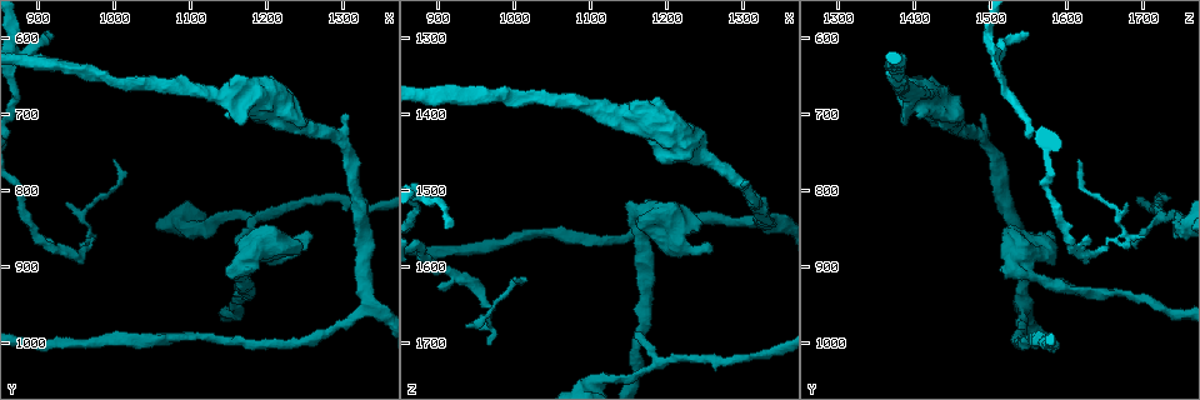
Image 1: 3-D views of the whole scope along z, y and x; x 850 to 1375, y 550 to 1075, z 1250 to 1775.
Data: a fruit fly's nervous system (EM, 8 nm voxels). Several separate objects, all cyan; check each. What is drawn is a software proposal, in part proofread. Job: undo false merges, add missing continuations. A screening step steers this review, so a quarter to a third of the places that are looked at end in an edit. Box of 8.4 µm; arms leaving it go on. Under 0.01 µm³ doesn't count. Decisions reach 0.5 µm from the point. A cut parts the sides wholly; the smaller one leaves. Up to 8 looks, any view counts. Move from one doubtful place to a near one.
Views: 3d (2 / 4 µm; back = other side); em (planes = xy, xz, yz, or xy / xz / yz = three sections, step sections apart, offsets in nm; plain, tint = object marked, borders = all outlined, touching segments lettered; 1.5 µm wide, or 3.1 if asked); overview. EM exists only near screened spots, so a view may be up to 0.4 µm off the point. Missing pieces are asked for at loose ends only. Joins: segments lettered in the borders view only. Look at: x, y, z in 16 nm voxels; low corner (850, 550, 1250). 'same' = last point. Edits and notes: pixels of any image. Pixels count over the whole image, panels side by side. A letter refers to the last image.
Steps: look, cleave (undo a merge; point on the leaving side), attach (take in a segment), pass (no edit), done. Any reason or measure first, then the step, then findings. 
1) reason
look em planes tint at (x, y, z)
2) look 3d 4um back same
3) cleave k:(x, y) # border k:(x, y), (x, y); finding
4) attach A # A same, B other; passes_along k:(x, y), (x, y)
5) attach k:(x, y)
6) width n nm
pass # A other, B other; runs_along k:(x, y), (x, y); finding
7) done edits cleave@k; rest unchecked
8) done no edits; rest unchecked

thick end
look 3d 4um at (1150, 910, 1515)

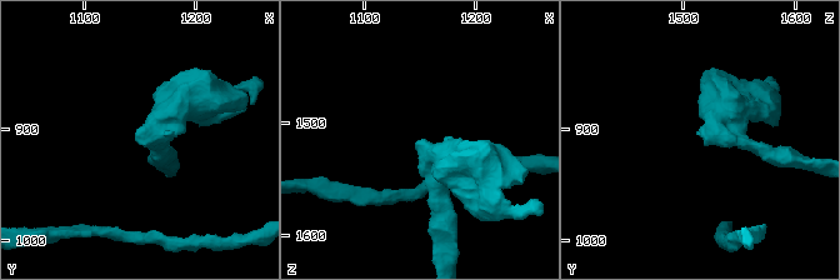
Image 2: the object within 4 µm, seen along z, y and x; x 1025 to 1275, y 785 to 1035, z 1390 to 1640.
look em yz step 8 tint at (1150, 906, 1516)

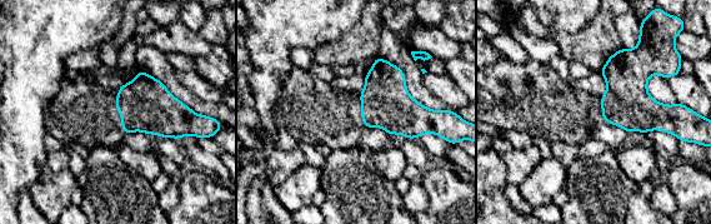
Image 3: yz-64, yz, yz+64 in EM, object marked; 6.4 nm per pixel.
what lies round it
look em yz step 8 borders same

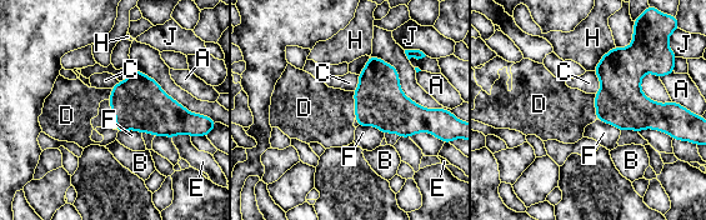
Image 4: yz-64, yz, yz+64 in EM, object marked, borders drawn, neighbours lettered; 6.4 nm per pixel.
attach D # A other, B other, C other, D same, E other, F other, H other, J other; the neuron continues

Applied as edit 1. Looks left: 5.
look overview

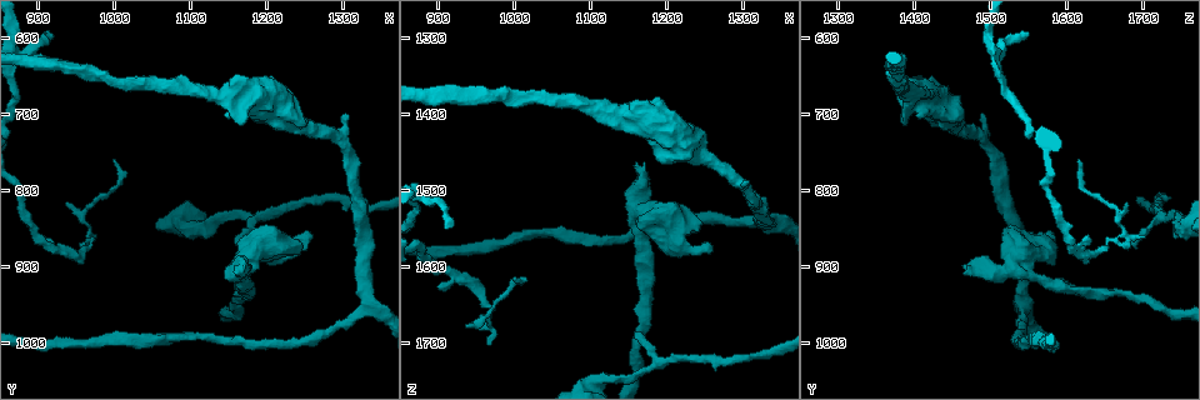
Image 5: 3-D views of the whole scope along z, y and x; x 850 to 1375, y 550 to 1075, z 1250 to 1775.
three-way junction
look em xy step 8 plain at (1330, 950, 1545)

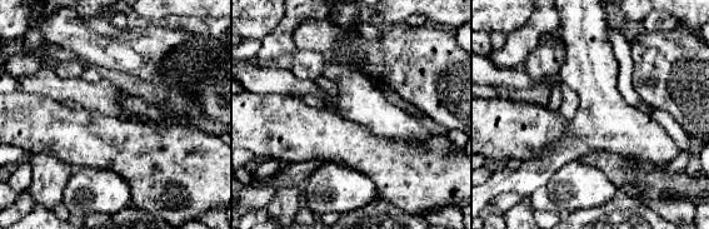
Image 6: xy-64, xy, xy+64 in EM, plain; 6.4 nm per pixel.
what lies round it
look em xy step 8 borders same

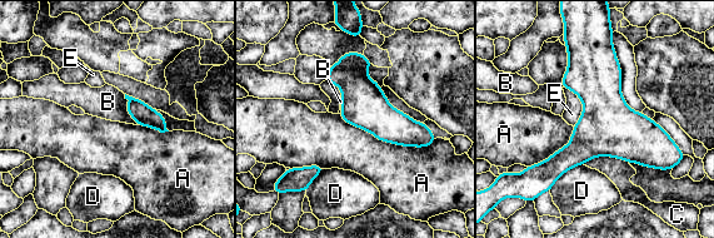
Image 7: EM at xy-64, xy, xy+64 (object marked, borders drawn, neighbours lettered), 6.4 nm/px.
pass # A other, B other, C other, D other, E other; border 7:(563, 87), (583, 107), (574, 125); one neuron here

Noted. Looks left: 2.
a fork
look em planes borders at (1190, 835, 1725)

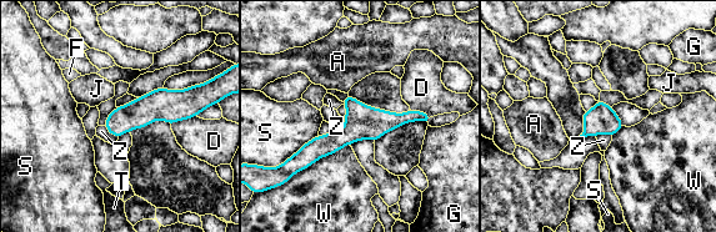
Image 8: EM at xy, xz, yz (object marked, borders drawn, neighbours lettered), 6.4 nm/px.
longest_contact W 400 nm
pass # A other, D other, F other, G other, J other, S other, T other, W other, Z other; border 8:(104, 125), (118, 137); one neuron here

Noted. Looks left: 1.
done edits attach@4; rest unchecked

